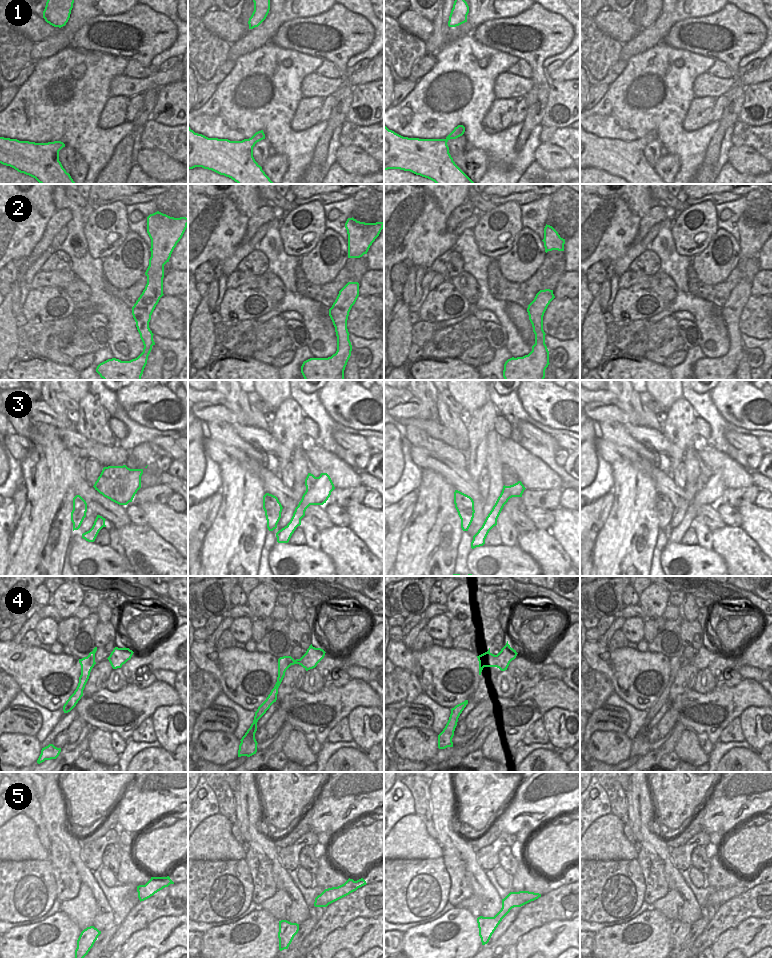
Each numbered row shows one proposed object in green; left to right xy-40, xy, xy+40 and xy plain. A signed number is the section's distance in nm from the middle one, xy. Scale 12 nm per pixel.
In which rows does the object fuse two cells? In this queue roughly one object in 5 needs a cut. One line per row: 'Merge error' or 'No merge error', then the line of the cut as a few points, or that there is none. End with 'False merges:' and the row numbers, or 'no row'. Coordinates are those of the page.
1: No merge error. No split
2: No merge error. No split
3: Merge error. Split along xy (302, 498), (309, 505)
4: Merge error. Split along xy (291, 658), (295, 663)
5: No merge error. No split
False merges: 3, 4

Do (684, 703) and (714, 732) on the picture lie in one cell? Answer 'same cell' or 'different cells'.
same cell

